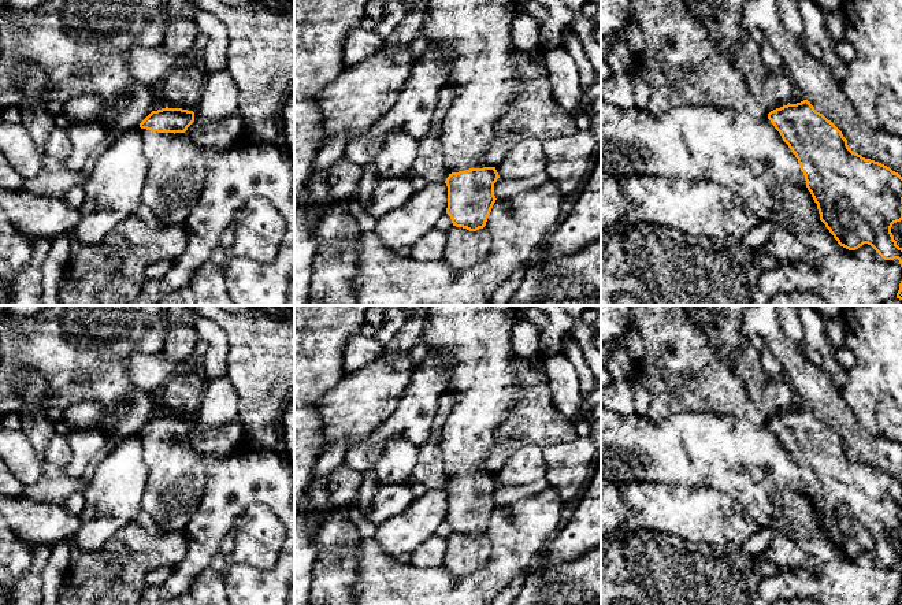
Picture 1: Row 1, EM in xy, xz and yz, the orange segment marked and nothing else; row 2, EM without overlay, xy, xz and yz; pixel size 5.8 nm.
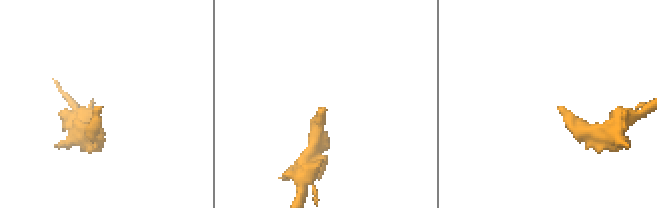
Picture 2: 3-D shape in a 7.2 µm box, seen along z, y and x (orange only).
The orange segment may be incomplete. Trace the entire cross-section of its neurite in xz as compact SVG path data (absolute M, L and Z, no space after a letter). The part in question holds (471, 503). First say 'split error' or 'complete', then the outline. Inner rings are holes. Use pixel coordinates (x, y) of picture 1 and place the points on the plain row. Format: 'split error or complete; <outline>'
split error; M430 305L431 313L424 330L428 352L441 350L452 361L446 393L454 397L452 411L443 423L441 452L446 476L450 479L448 515L453 532L476 538L486 532L495 509L494 490L500 485L485 461L494 448L494 433L506 420L521 397L520 383L511 367L515 357L511 338L521 319L516 305Z

